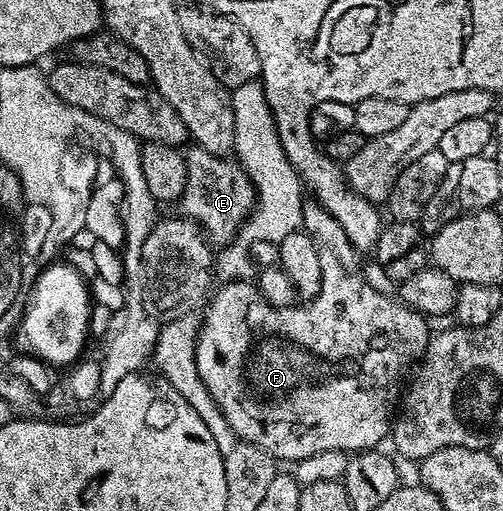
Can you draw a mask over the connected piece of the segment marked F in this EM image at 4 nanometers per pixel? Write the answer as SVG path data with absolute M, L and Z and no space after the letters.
M309 202L301 209L301 218L303 221L304 231L313 237L315 242L315 250L319 253L319 262L323 270L323 278L321 279L321 293L314 296L312 300L302 303L300 306L291 308L272 308L265 300L265 295L258 290L256 283L249 280L236 280L234 282L225 282L212 293L211 299L208 301L207 307L203 312L203 323L200 325L200 331L197 334L196 342L196 362L198 376L202 382L206 384L207 390L211 394L222 413L226 416L227 422L231 426L231 430L237 436L238 441L253 444L256 448L267 450L267 454L271 454L274 460L278 462L296 462L303 458L311 458L316 452L343 452L346 454L356 454L366 450L373 450L378 447L377 444L381 439L388 437L391 432L391 412L389 416L389 407L394 404L399 396L399 388L397 392L397 383L401 380L401 375L405 372L405 367L409 363L420 361L421 355L425 352L425 348L429 344L431 328L428 328L426 317L421 313L413 311L412 307L401 303L400 299L384 296L377 288L372 288L365 281L365 276L361 273L361 268L357 265L359 253L353 247L351 238L347 238L347 234L343 234L343 226L339 226L339 222L335 222L335 218L331 218L331 214L327 214L325 207L316 202Z

